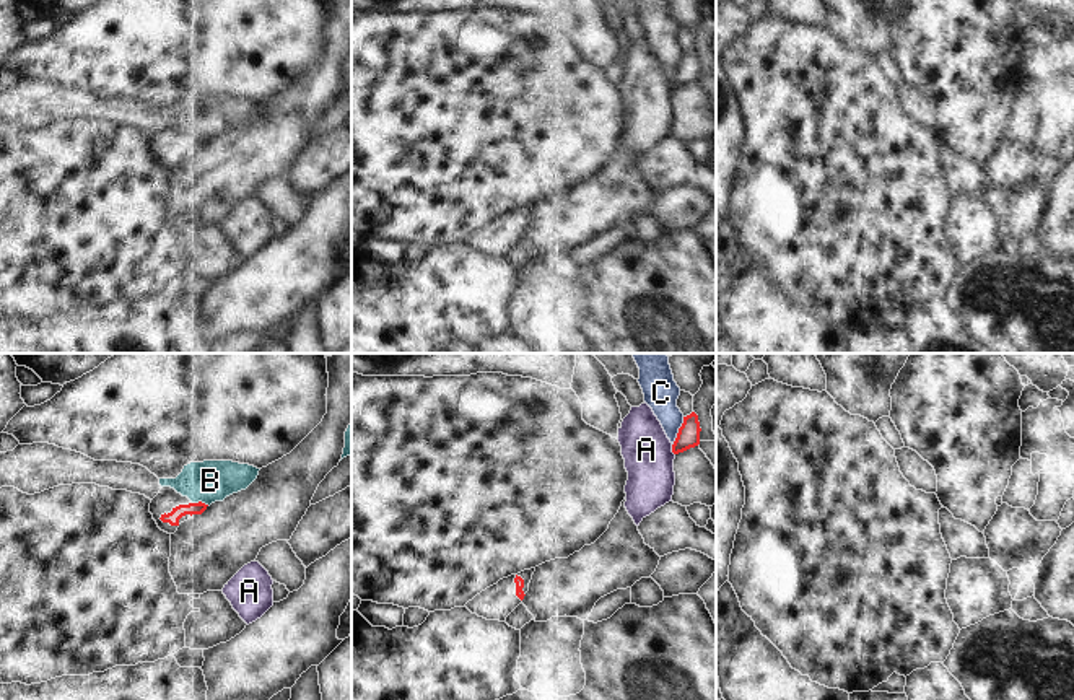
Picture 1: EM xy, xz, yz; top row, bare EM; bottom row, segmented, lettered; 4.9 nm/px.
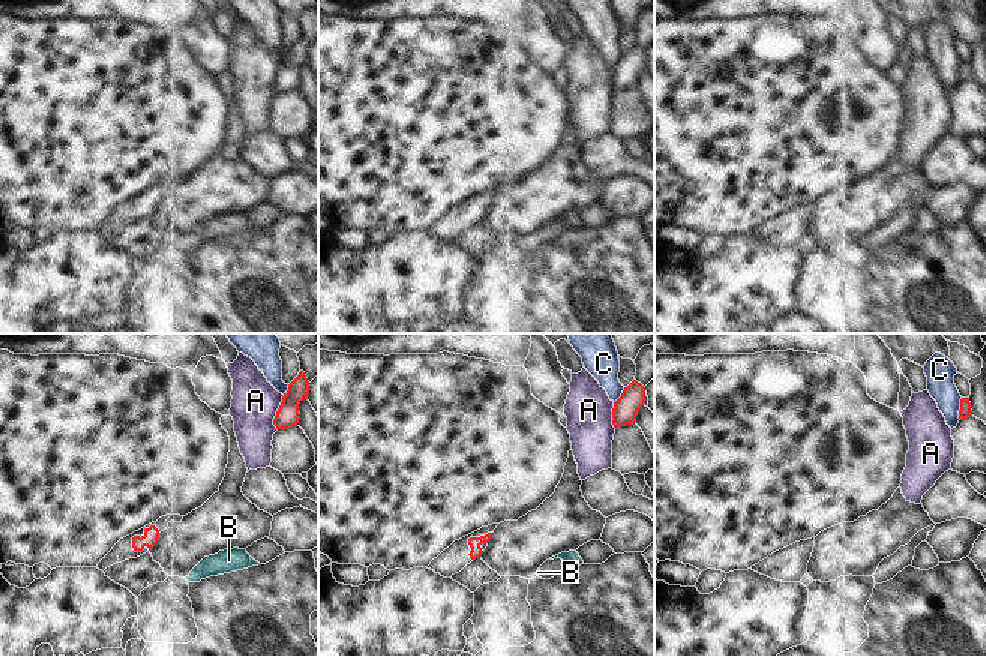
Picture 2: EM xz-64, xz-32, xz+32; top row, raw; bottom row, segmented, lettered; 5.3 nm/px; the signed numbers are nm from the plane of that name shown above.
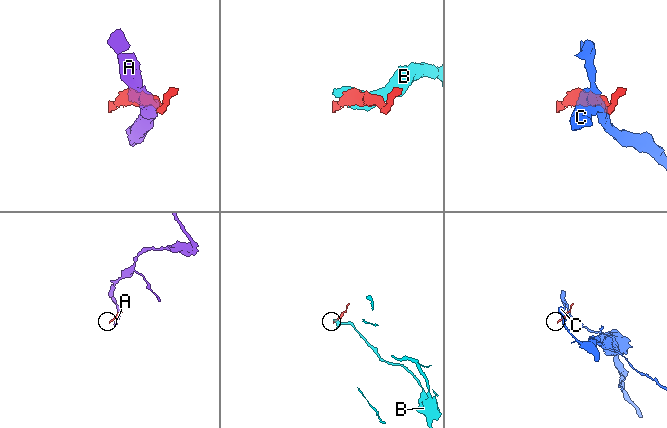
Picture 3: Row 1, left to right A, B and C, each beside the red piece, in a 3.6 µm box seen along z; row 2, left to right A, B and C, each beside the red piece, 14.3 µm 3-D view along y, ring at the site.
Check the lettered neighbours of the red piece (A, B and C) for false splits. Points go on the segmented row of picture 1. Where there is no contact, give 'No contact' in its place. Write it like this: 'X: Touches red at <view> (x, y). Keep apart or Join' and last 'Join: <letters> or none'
A: Touches red at xz (672, 450). Keep apart
B: Touches red at xy (200, 502). Keep apart
C: Touches red at xz (679, 432). Keep apart
Join: none

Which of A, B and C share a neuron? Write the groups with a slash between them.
A / B / C

